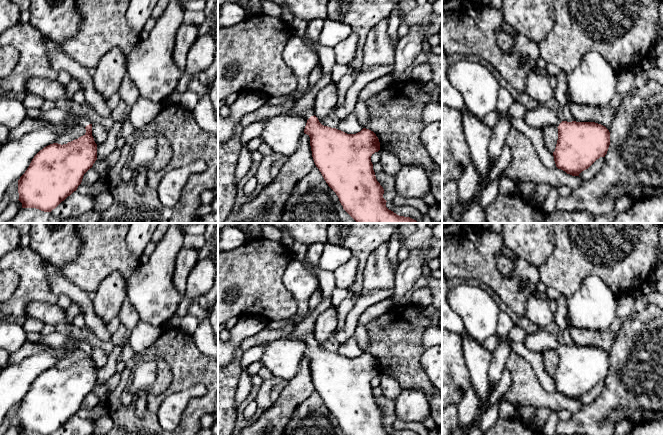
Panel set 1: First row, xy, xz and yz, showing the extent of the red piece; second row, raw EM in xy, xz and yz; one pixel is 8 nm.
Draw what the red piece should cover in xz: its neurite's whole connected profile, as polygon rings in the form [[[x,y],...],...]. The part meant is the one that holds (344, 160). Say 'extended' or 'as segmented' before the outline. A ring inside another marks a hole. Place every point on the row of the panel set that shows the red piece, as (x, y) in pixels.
extended; [[[323,19],[309,21],[304,35],[312,41],[317,49],[322,75],[303,97],[295,100],[294,106],[294,112],[302,114],[307,120],[304,133],[310,137],[314,163],[328,186],[338,196],[343,209],[356,223],[418,223],[410,217],[399,216],[386,207],[387,201],[383,198],[384,189],[376,179],[371,162],[371,156],[380,150],[380,142],[376,134],[366,128],[356,134],[347,134],[336,128],[322,125],[315,116],[316,96],[323,87],[333,82],[332,68],[336,63],[334,50],[318,42],[324,21]]]

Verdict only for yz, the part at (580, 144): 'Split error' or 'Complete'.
Split error

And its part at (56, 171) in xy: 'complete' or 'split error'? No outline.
split error

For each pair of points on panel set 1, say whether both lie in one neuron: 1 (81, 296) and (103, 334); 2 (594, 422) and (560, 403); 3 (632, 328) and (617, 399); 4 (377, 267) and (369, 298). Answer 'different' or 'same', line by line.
1: same
2: different
3: same
4: different

